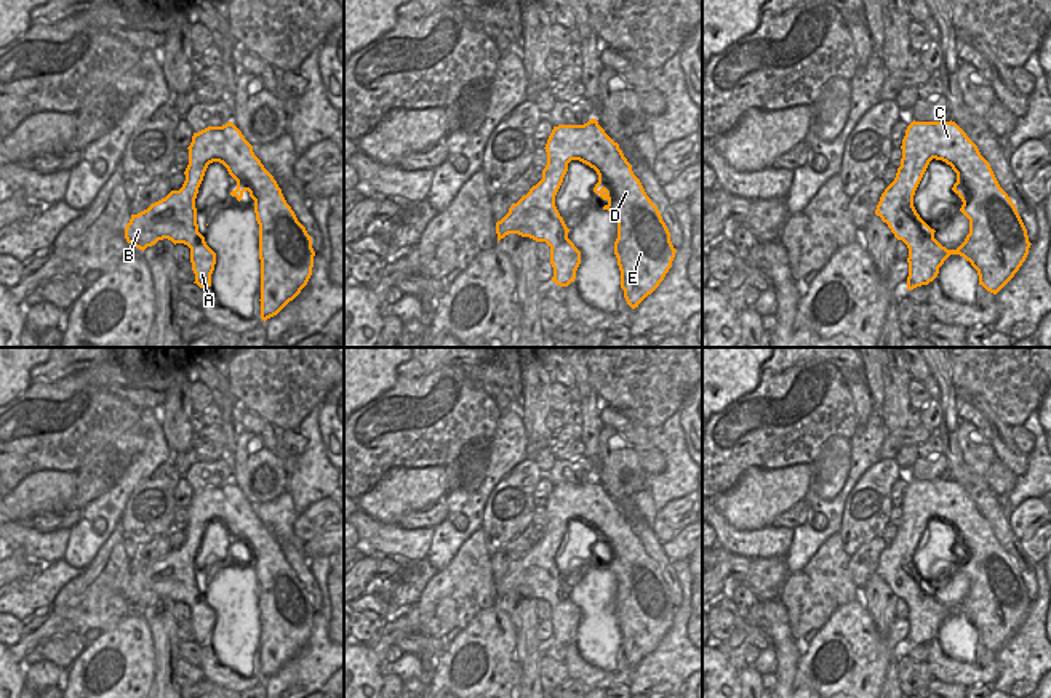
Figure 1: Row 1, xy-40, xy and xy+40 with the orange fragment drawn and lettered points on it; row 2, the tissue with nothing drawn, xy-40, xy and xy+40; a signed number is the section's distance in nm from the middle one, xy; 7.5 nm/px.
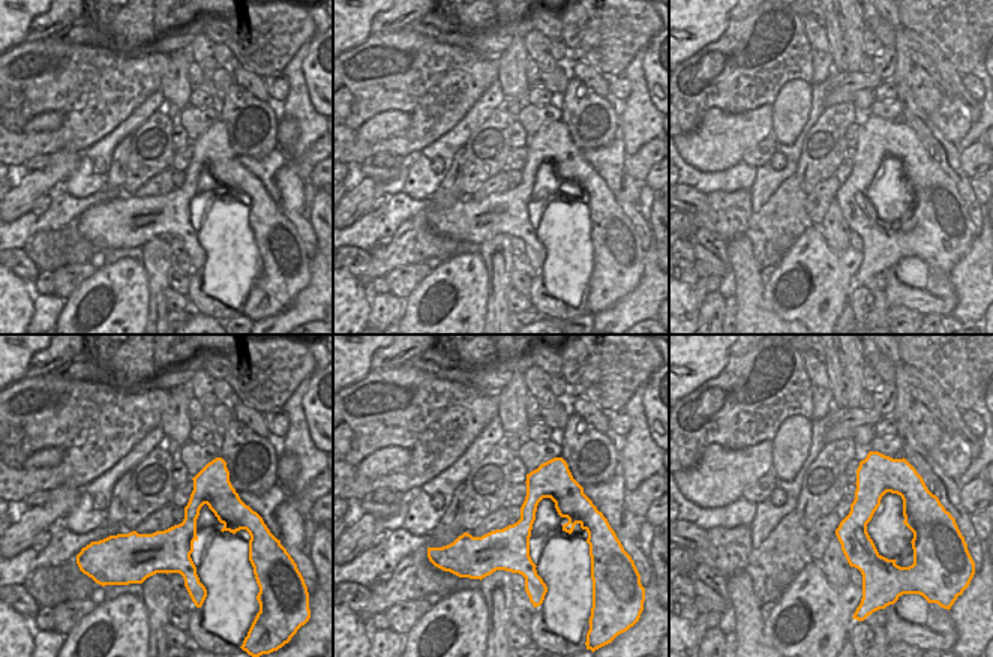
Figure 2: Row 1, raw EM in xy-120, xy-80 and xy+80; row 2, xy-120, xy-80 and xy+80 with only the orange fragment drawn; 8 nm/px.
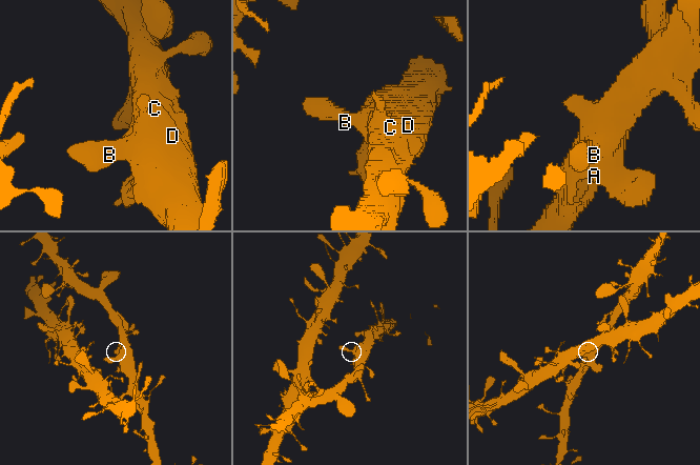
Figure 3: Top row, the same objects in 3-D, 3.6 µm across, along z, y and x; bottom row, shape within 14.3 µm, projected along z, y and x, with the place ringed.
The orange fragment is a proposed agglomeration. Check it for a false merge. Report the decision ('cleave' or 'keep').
keep

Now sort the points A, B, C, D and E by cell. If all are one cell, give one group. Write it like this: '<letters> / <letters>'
A B C D E

